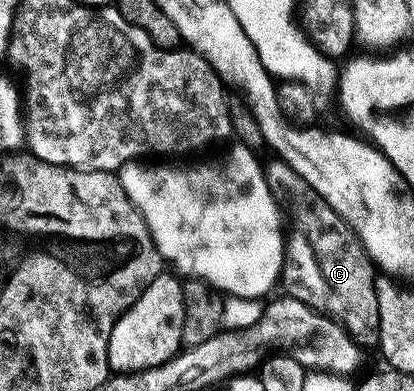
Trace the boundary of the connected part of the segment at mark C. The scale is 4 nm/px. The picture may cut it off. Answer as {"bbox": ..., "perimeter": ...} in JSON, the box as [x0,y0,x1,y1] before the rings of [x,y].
{"bbox":[264,159,381,346],"perimeter":[[[273,159],[264,170],[270,189],[285,189],[289,209],[293,212],[293,222],[287,225],[288,296],[332,317],[358,345],[376,346],[381,336],[378,270],[361,245],[361,237],[285,161]]]}

